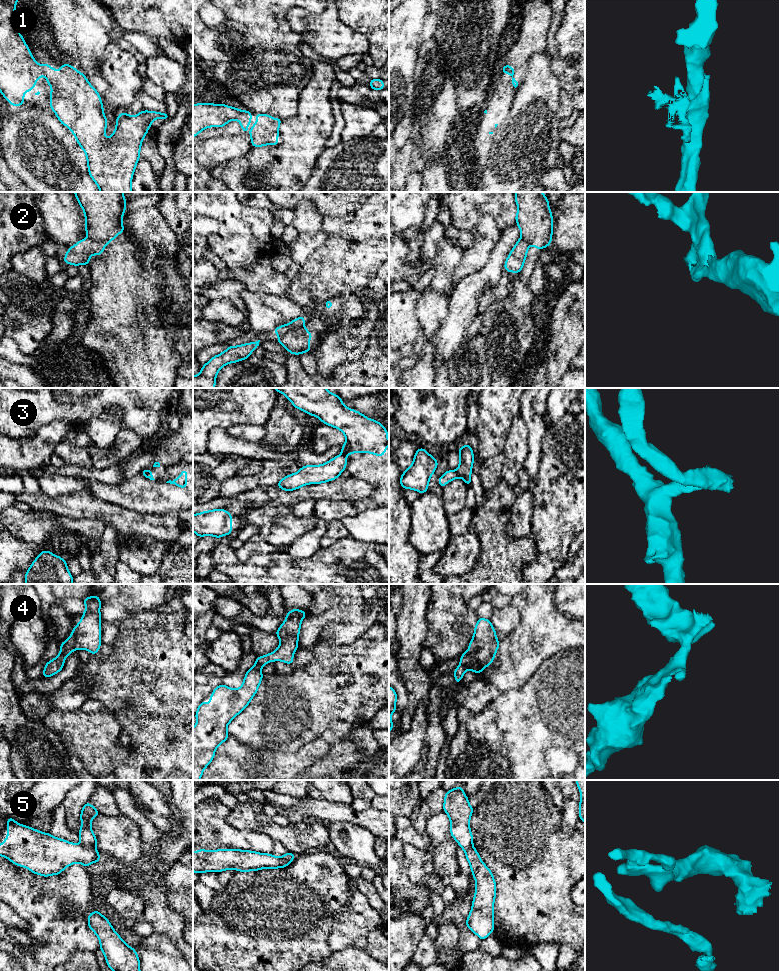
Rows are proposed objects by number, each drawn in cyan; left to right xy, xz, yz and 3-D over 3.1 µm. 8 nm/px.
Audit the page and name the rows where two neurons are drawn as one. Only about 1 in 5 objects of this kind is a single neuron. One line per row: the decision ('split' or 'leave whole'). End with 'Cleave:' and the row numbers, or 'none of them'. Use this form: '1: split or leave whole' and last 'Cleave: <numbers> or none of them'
1: split
2: split
3: split
4: leave whole
5: split
Cleave: 1, 2, 3, 5

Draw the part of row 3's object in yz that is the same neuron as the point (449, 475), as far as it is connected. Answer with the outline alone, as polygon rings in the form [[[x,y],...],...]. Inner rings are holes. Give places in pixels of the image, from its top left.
[[[447,470],[439,479],[438,483],[443,488],[448,482],[458,478],[459,475],[456,471]]]

